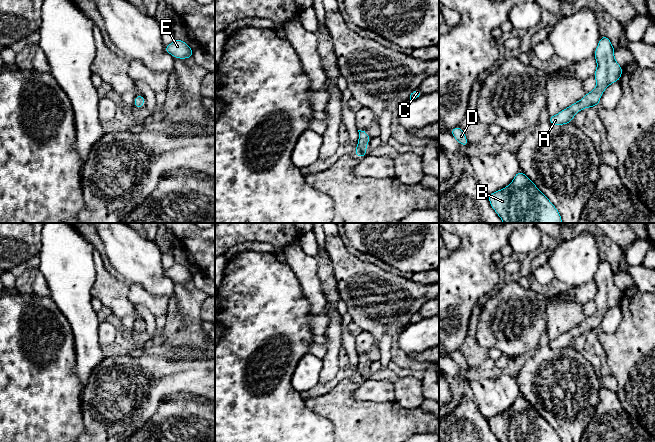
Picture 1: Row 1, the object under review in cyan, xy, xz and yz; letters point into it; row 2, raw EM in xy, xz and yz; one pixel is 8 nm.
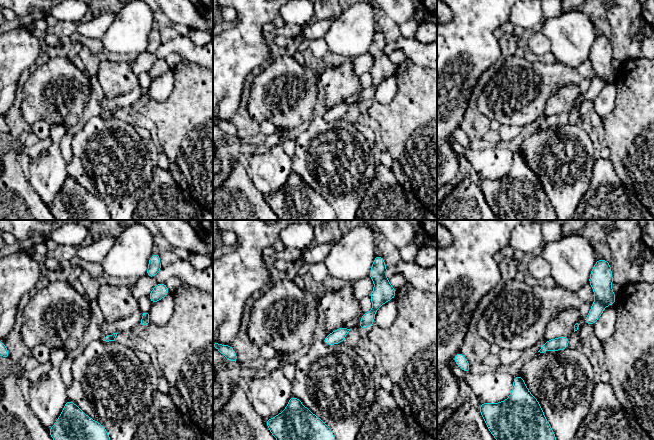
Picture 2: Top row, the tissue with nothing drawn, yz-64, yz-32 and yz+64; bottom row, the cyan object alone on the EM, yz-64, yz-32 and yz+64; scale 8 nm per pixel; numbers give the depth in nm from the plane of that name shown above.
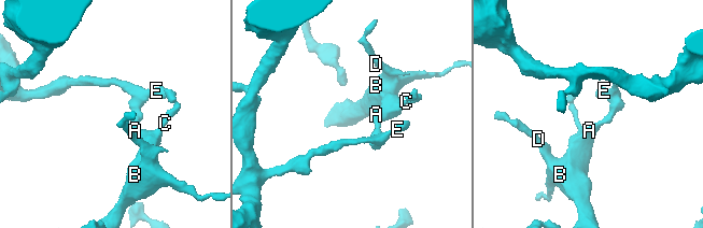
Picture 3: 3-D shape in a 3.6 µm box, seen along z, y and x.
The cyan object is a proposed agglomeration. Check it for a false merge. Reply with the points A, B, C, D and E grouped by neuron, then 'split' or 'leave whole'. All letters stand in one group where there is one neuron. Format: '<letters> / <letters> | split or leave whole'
A B C D E | leave whole

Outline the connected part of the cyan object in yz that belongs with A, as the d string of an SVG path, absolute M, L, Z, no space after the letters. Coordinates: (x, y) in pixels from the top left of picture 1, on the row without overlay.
M602 260L595 274L594 281L597 285L597 293L594 297L596 311L586 317L581 325L573 327L558 338L549 341L552 349L564 349L571 347L575 338L584 332L597 331L604 314L612 307L620 304L623 292L614 283L615 273L607 260Z

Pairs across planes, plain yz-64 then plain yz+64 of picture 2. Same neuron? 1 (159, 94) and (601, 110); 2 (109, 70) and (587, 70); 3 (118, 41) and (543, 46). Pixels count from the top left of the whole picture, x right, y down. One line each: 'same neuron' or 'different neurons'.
1: same neuron
2: different neurons
3: different neurons

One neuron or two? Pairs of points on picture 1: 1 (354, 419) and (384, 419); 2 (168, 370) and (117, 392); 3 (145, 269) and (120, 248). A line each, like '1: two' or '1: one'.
1: one
2: one
3: one

